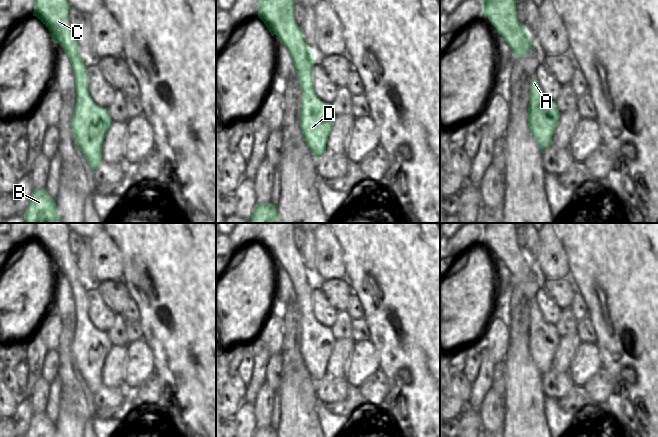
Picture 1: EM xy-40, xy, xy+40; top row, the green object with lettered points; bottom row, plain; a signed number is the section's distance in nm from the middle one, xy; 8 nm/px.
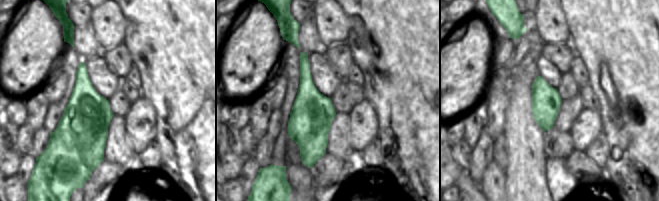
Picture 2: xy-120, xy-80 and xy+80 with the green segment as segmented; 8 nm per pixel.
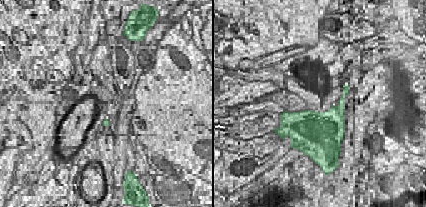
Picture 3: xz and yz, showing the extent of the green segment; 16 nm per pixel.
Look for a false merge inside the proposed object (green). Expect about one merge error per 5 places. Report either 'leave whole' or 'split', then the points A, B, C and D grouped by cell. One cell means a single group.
leave whole | A B C D

